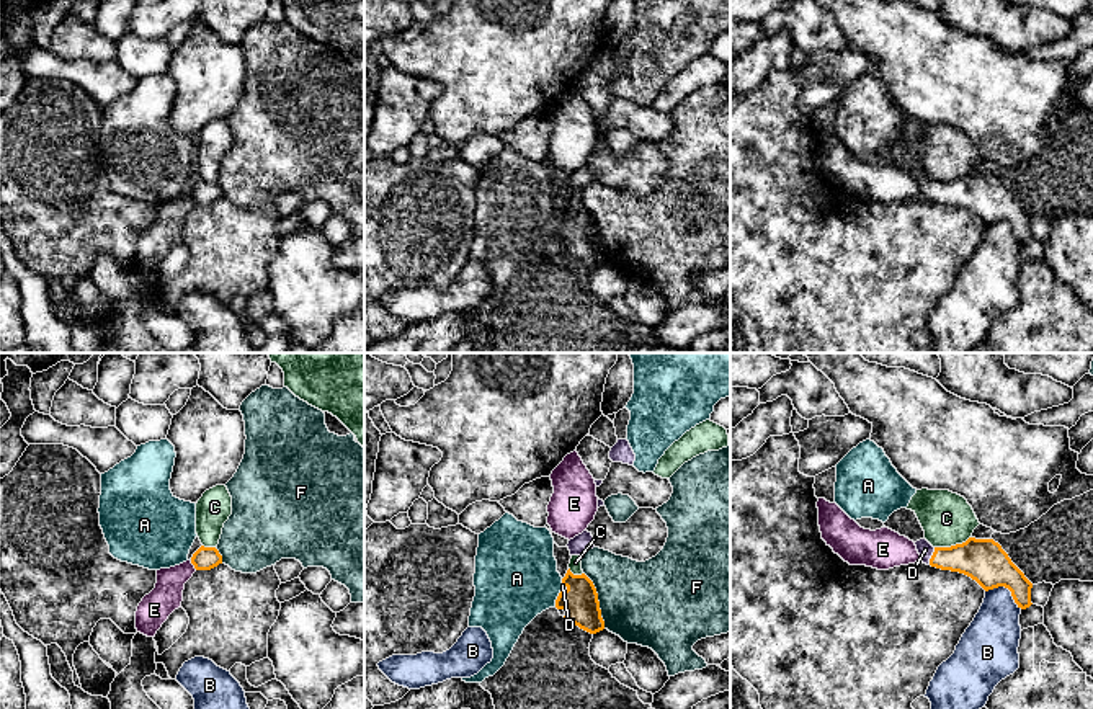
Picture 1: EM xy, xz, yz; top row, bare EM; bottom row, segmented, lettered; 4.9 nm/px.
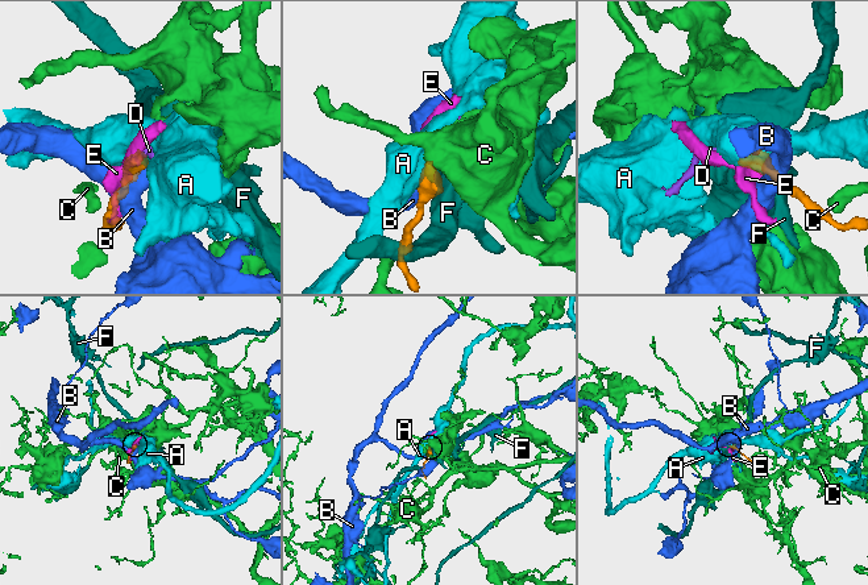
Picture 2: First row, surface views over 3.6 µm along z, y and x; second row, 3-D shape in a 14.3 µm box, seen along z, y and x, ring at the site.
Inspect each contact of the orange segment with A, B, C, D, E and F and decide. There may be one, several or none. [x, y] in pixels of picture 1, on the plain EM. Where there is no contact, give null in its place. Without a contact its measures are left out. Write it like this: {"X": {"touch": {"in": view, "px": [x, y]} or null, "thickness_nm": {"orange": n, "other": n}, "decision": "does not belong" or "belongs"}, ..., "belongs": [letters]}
{"A": {"touch": {"in": "xz", "px": [557, 231]}, "thickness_nm": {"orange": 180, "other": 400}, "decision": "does not belong"}, "B": {"touch": {"in": "yz", "px": [1007, 221]}, "thickness_nm": {"orange": 220, "other": 260}, "decision": "does not belong"}, "C": {"touch": {"in": "yz", "px": [953, 180]}, "thickness_nm": {"orange": 220, "other": 260}, "decision": "does not belong"}, "D": {"touch": {"in": "yz", "px": [932, 190]}, "thickness_nm": {"orange": 200, "other": 80}, "decision": "belongs"}, "E": {"touch": {"in": "xy", "px": [193, 198]}, "thickness_nm": {"orange": 110, "other": 150}, "decision": "does not belong"}, "F": {"touch": {"in": "xz", "px": [597, 234]}, "thickness_nm": {"orange": 180, "other": 420}, "decision": "does not belong"}, "belongs": ["D"]}

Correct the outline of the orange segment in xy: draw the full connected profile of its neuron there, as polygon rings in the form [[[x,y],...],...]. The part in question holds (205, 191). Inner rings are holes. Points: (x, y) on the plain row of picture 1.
[[[201,180],[191,191],[191,198],[196,204],[211,204],[222,198],[222,190],[216,181]]]

